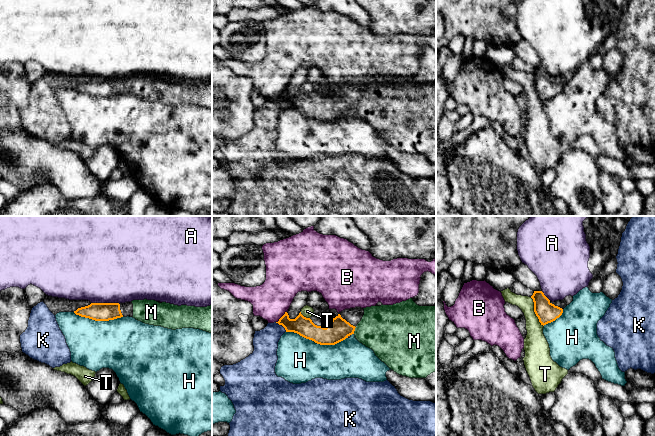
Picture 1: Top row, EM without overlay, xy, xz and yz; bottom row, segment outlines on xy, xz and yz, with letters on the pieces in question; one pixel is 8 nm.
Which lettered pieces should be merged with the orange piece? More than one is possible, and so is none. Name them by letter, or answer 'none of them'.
M

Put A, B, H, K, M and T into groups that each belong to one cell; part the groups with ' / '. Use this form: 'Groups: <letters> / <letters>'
Groups: A / B / H / K / M / T

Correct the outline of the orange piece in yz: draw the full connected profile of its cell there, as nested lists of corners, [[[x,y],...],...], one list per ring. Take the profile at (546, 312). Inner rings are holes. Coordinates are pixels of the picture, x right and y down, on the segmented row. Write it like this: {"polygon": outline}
{"polygon": [[[534,291],[531,298],[534,302],[534,312],[541,325],[551,323],[562,315],[563,309],[552,304],[542,291]]]}

